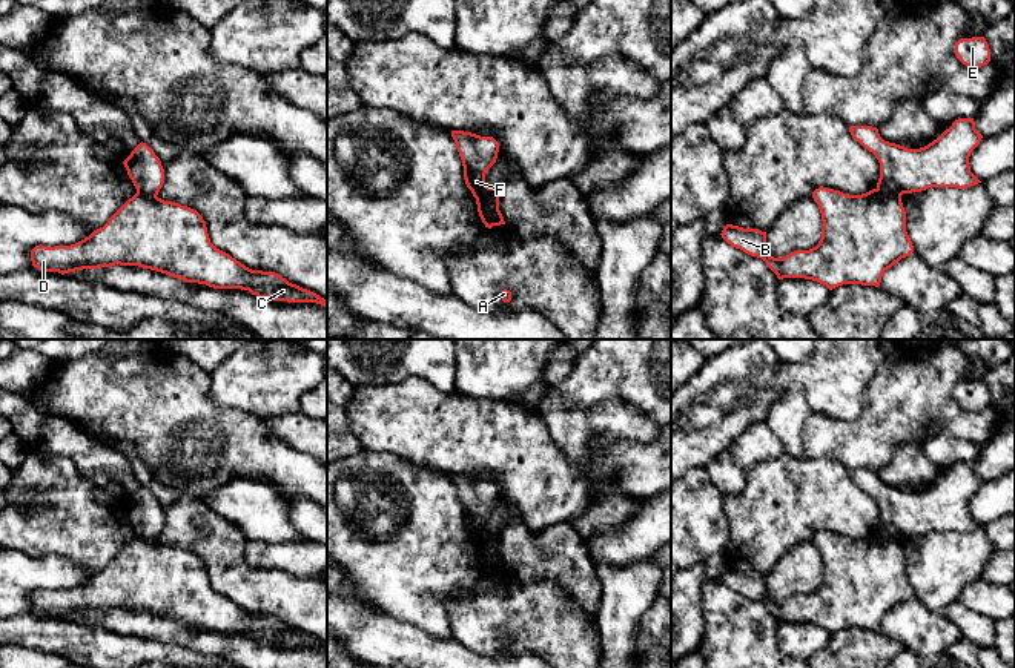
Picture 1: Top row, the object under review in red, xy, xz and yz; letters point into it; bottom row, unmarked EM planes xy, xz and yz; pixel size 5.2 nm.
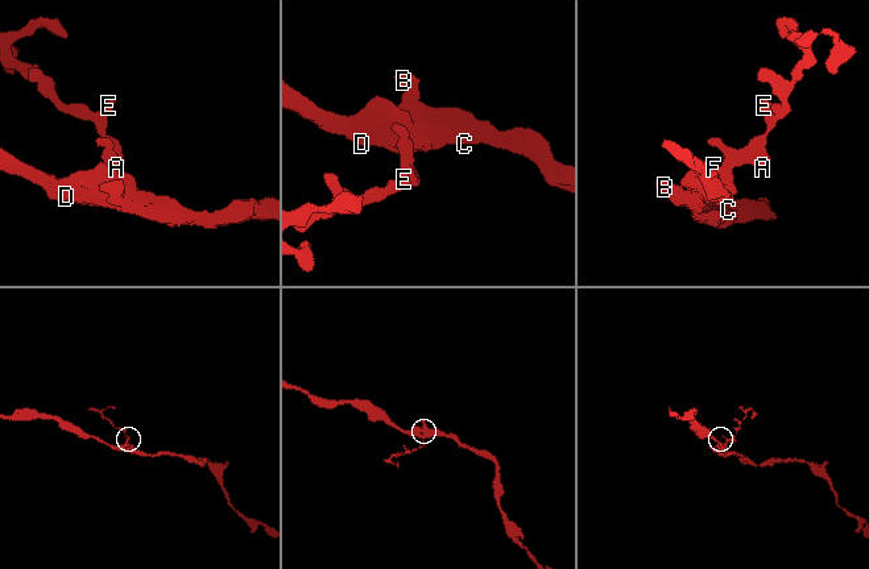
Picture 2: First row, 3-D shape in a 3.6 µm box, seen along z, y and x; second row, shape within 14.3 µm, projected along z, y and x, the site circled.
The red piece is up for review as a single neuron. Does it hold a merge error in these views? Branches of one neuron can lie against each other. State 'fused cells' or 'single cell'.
fused cells

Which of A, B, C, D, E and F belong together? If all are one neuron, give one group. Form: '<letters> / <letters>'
A E / B C D F

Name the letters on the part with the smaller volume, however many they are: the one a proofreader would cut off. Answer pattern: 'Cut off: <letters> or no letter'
Cut off: A, E

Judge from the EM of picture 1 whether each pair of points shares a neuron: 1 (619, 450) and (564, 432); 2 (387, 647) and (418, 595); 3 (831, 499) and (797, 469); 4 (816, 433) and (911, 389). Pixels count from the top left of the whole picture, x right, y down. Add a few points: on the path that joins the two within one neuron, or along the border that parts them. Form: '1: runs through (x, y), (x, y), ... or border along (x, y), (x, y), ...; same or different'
1: border along (630, 441), (608, 441), (598, 436), (588, 450); different
2: border along (384, 615), (416, 625), (435, 638); different
3: runs through (823, 495), (805, 476); same
4: runs through (839, 433), (860, 432), (888, 409); same

